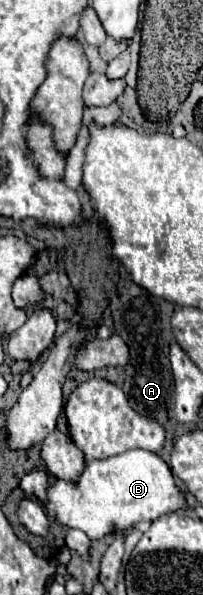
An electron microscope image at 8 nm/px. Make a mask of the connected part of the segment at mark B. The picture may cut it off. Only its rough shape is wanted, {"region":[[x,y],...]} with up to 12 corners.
{"region":[[155,452],[91,460],[75,482],[31,468],[19,488],[101,540],[185,504]]}

